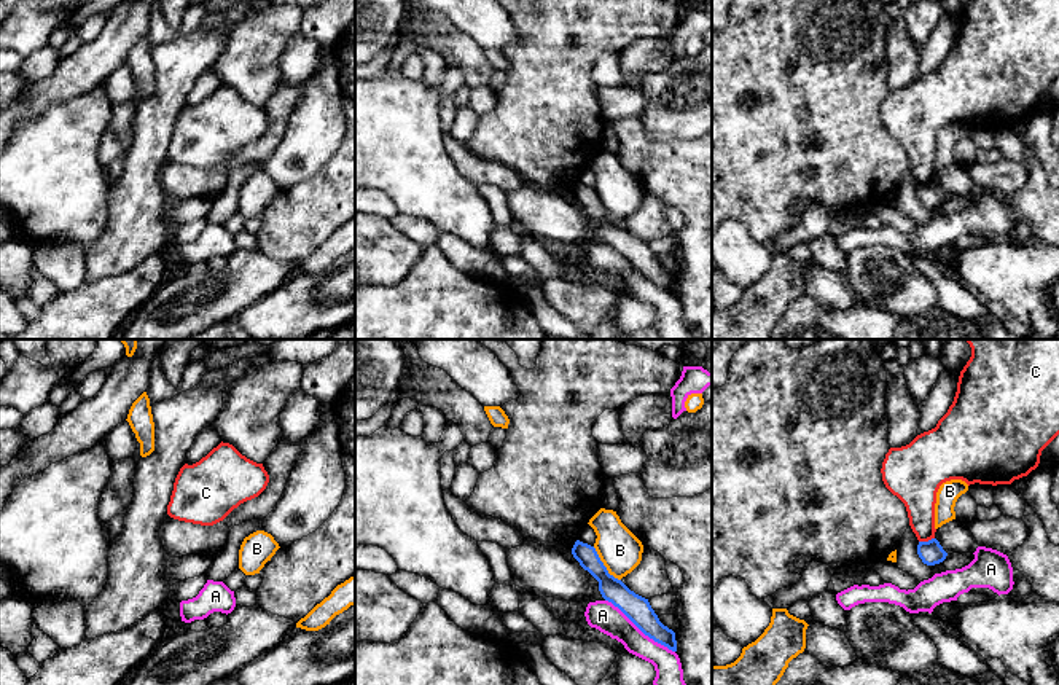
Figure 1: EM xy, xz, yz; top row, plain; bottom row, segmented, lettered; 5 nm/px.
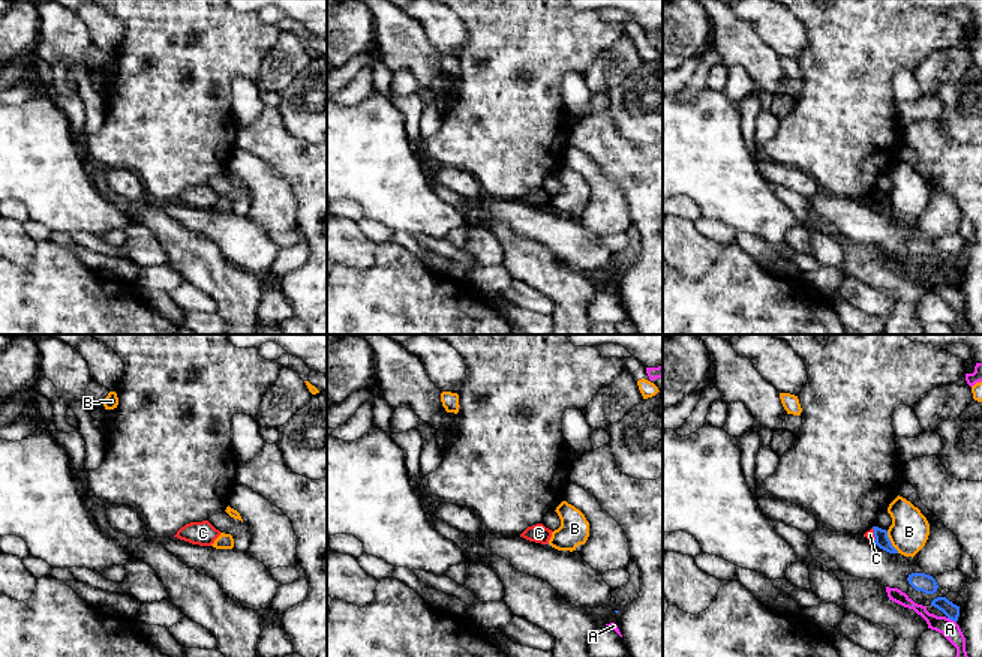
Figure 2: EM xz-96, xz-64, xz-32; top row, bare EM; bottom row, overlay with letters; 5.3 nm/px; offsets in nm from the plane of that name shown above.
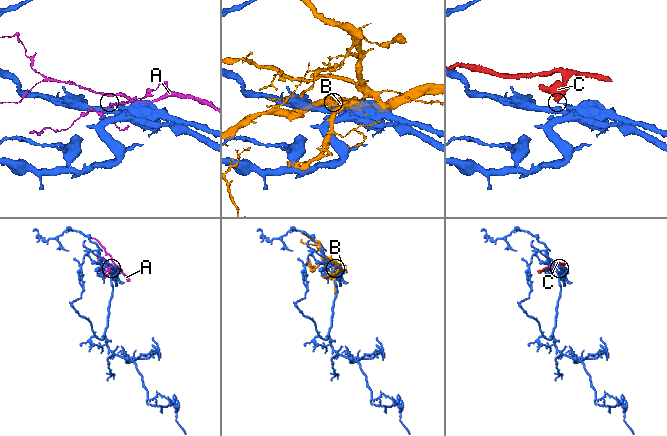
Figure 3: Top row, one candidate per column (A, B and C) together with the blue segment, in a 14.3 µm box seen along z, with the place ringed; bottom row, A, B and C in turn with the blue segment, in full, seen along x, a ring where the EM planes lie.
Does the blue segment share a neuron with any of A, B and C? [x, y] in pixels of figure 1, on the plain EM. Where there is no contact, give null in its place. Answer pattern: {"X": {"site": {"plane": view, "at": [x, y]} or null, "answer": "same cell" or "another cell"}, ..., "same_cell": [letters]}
{"A": {"site": {"plane": "xz", "at": [640, 273]}, "answer": "another cell"}, "B": {"site": {"plane": "xz", "at": [604, 209]}, "answer": "another cell"}, "C": {"site": {"plane": "yz", "at": [926, 185]}, "answer": "another cell"}, "same_cell": []}

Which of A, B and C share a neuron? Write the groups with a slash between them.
A / B / C

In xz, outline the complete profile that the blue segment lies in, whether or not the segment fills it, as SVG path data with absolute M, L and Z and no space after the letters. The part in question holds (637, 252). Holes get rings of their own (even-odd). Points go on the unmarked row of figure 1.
M576 183L572 198L599 225L599 234L605 244L618 250L645 279L677 295L675 276L659 264L648 242L608 217L594 190Z

